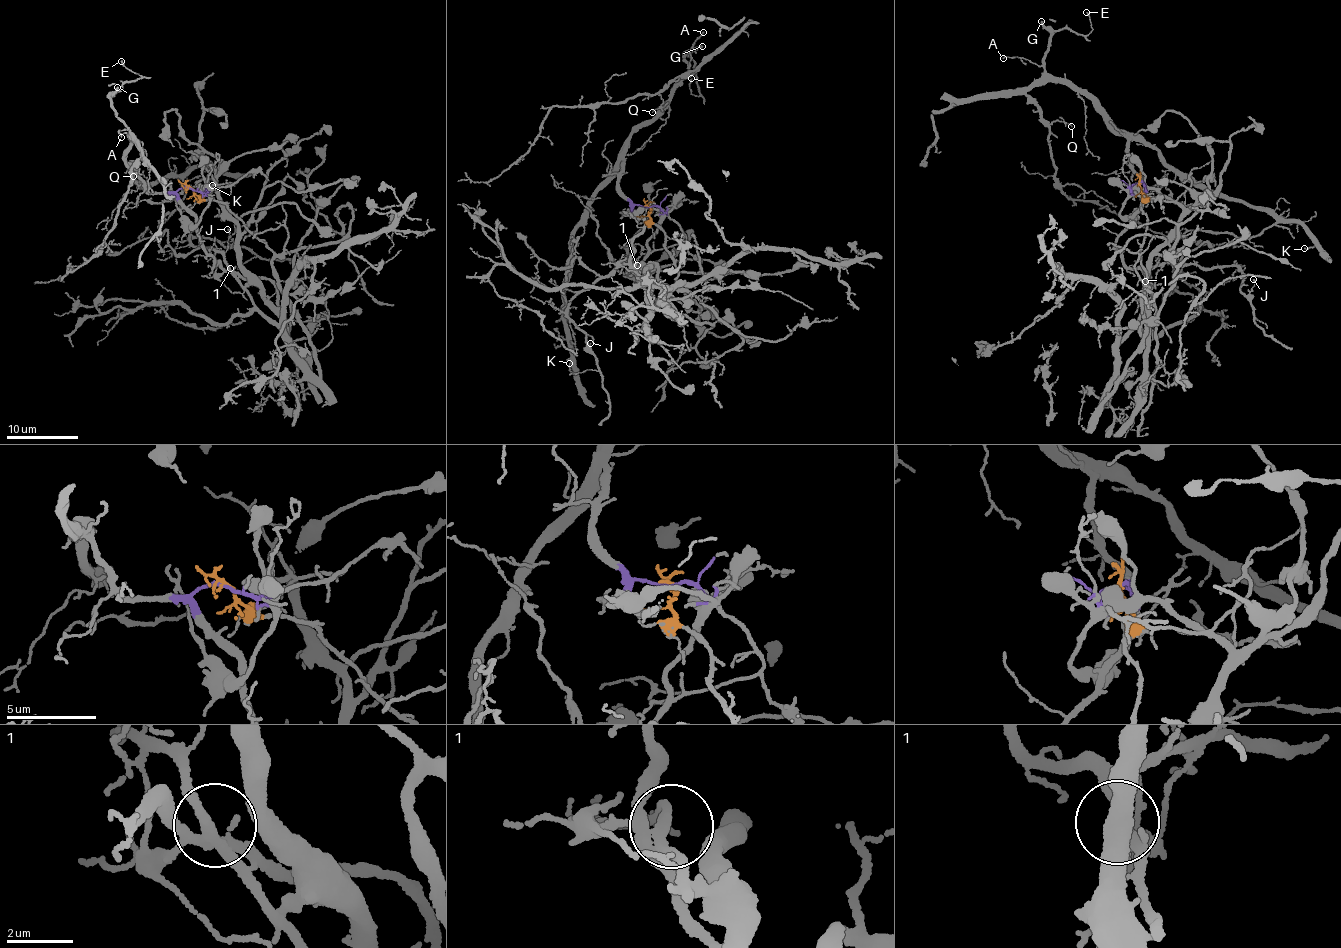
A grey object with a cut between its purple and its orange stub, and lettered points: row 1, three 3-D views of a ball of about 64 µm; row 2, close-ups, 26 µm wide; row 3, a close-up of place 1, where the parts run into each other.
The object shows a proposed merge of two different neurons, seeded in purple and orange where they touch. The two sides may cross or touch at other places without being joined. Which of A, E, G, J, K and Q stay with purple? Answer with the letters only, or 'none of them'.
A, E, G, K, Q

